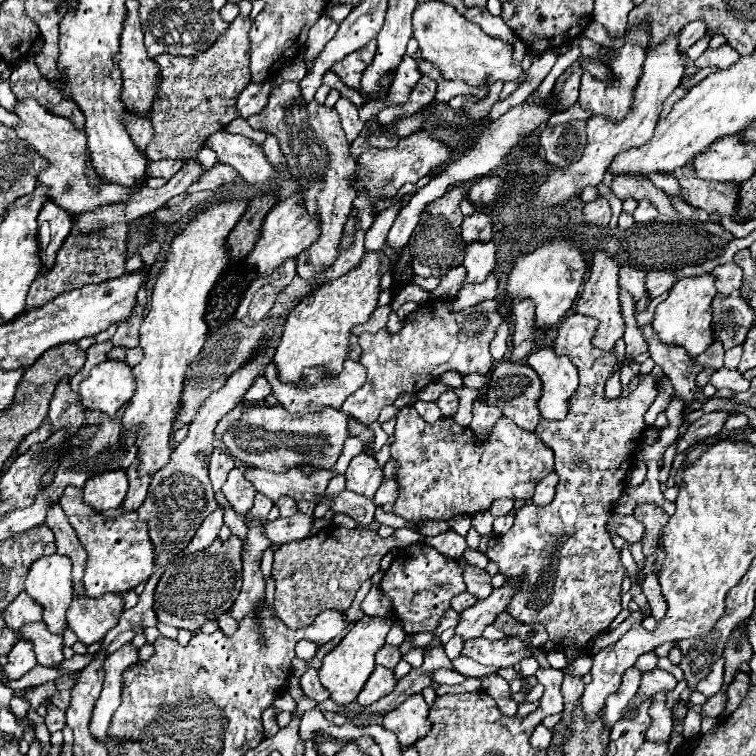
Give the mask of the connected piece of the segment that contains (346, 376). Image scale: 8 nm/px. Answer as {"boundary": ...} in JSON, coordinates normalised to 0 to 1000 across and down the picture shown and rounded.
{"boundary":[[[459,474],[456,476],[456,487],[448,497],[433,497],[427,487],[403,487],[401,491],[401,503],[396,507],[396,511],[388,511],[388,508],[374,508],[366,503],[366,492],[364,492],[364,484],[356,481],[356,487],[351,489],[351,500],[358,505],[358,521],[366,524],[366,529],[372,532],[374,540],[380,540],[382,545],[390,545],[390,548],[401,548],[401,545],[419,545],[425,542],[427,537],[440,537],[440,540],[451,540],[454,529],[459,529],[459,524],[464,524],[472,513],[480,511],[483,505],[483,487]]]}

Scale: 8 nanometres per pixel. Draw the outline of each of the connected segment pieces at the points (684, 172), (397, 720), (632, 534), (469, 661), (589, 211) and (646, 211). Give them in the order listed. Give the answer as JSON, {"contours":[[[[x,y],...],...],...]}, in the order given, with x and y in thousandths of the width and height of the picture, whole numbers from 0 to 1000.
{"contours":[[[[907,218],[906,222],[896,222],[893,228],[898,238],[901,255],[905,265],[913,271],[934,280],[948,280],[954,286],[972,286],[975,272],[975,243],[956,243],[921,234],[919,225]]],[[[546,918],[522,939],[507,947],[507,960],[517,966],[533,987],[546,987],[570,963],[565,942],[567,942],[567,934],[562,931],[560,921]]],[[[811,677],[806,685],[806,706],[816,706],[816,709],[827,712],[829,717],[845,717],[851,709],[851,696],[835,680],[821,683],[821,680]]],[[[607,868],[599,873],[599,884],[615,894],[644,894],[652,892],[657,884],[655,881],[636,881],[634,876],[628,876],[626,870],[618,868]]],[[[790,262],[779,270],[774,270],[771,275],[771,286],[774,286],[774,294],[790,299],[790,302],[800,302],[808,291],[808,275],[806,275],[806,267],[800,262]]],[[[845,267],[845,272],[843,272],[843,278],[840,278],[837,286],[840,286],[843,294],[856,294],[861,286],[872,286],[872,280],[869,280],[869,275],[864,270]]]]}

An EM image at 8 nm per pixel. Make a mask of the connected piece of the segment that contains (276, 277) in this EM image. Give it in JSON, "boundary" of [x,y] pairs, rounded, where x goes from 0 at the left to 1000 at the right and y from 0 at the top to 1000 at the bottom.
{"boundary":[[[380,344],[353,368],[340,368],[324,386],[321,399],[316,402],[311,421],[324,431],[343,429],[353,413],[361,407],[366,389],[388,370],[390,365],[390,344]]]}

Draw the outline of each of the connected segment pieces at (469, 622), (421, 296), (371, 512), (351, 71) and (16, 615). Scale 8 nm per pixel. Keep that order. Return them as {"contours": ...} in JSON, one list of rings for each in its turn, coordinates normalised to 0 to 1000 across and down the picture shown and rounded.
{"contours":[[[[668,767],[668,772],[663,778],[655,778],[647,791],[631,794],[626,802],[612,807],[602,839],[612,841],[612,847],[634,844],[639,831],[649,825],[655,815],[671,804],[681,780],[684,780],[684,767]]],[[[544,373],[544,376],[538,376],[536,381],[530,381],[528,384],[528,389],[520,394],[520,399],[517,399],[517,407],[520,410],[525,410],[530,402],[536,402],[536,399],[549,399],[552,405],[554,402],[562,402],[567,397],[567,386],[565,384],[560,384],[554,376],[549,376],[549,373]]],[[[462,648],[451,651],[440,661],[438,672],[440,672],[440,677],[462,680],[470,690],[475,690],[480,696],[485,696],[485,693],[491,693],[496,688],[496,675],[499,675],[493,661],[488,661],[485,656],[472,656],[470,651],[462,651]]],[[[491,53],[483,63],[456,74],[456,79],[448,79],[446,85],[440,85],[440,95],[464,116],[475,119],[475,106],[478,106],[478,98],[480,93],[488,87],[488,82],[493,79],[496,74],[496,66],[499,66],[499,56]]],[[[28,783],[22,788],[22,794],[17,794],[17,799],[12,799],[12,804],[7,804],[4,817],[7,817],[9,828],[25,839],[33,825],[57,820],[57,804],[44,791],[38,791],[36,783]]]]}

